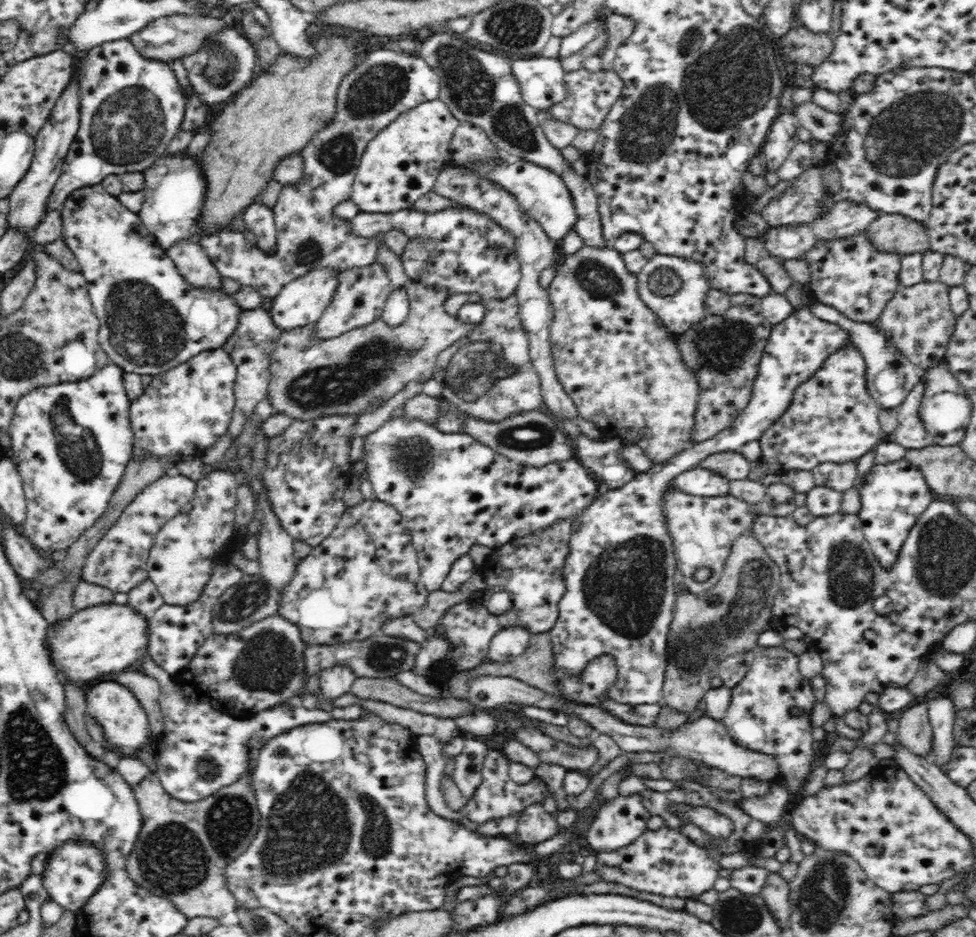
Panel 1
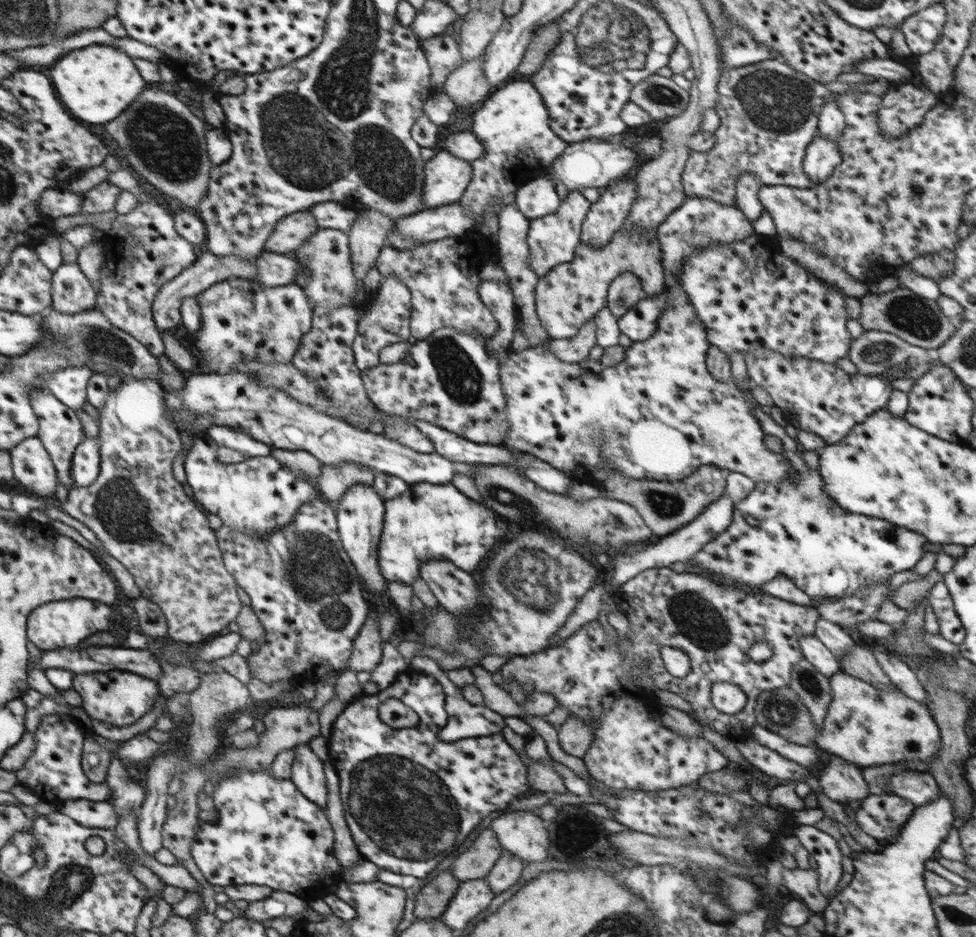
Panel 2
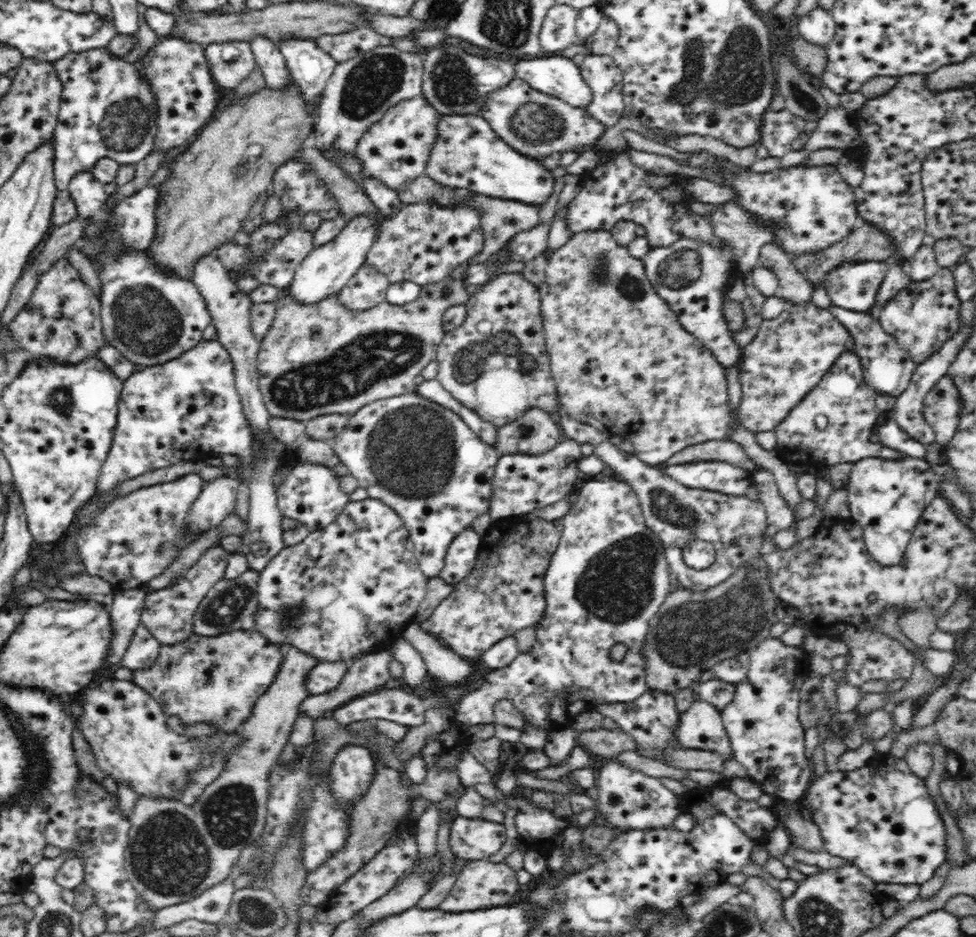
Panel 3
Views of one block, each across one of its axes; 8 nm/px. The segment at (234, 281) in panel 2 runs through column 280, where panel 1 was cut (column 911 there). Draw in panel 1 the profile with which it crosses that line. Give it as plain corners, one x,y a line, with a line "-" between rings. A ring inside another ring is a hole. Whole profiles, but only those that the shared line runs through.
924,280
912,287
901,287
899,292
890,298
874,325
912,364
927,369
944,359
956,321
957,318
950,308
949,287
939,281

